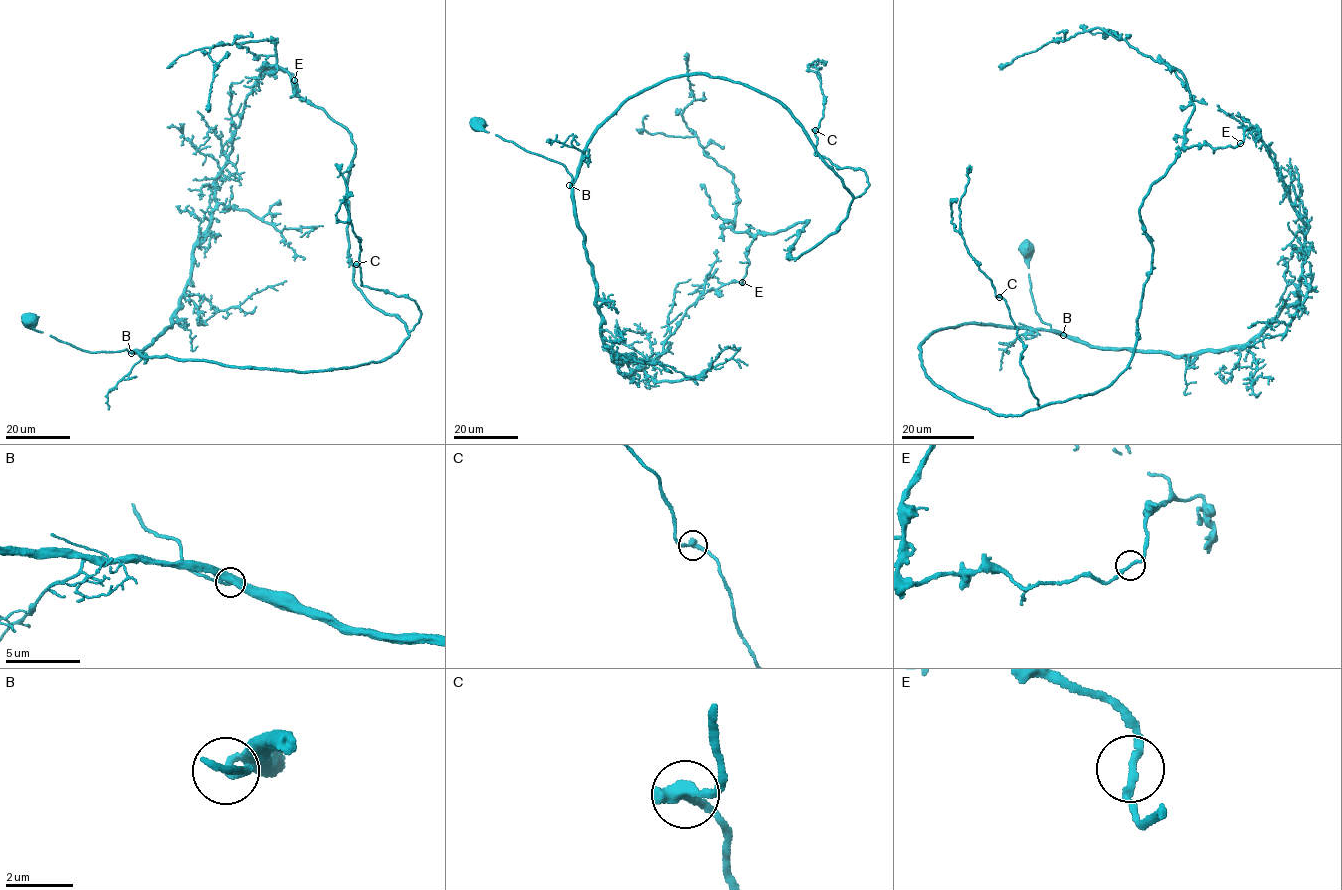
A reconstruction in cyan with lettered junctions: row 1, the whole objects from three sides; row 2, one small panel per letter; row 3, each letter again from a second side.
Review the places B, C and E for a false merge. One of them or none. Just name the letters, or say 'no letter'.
no letter

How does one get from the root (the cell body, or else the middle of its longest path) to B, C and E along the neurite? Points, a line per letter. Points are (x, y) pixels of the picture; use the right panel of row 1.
B: (1028, 248), (1025, 250), (1025, 260), (1035, 311), (1042, 321), (1049, 324), (1053, 332), (1063, 334)
C: (1028, 248), (1035, 311), (1058, 332), (961, 324), (919, 357), (934, 384), (1022, 415), (1038, 399), (999, 297)
E: (1028, 248), (1058, 332), (919, 348), (1000, 415), (1126, 368), (1143, 199), (1180, 149), (1240, 143)

